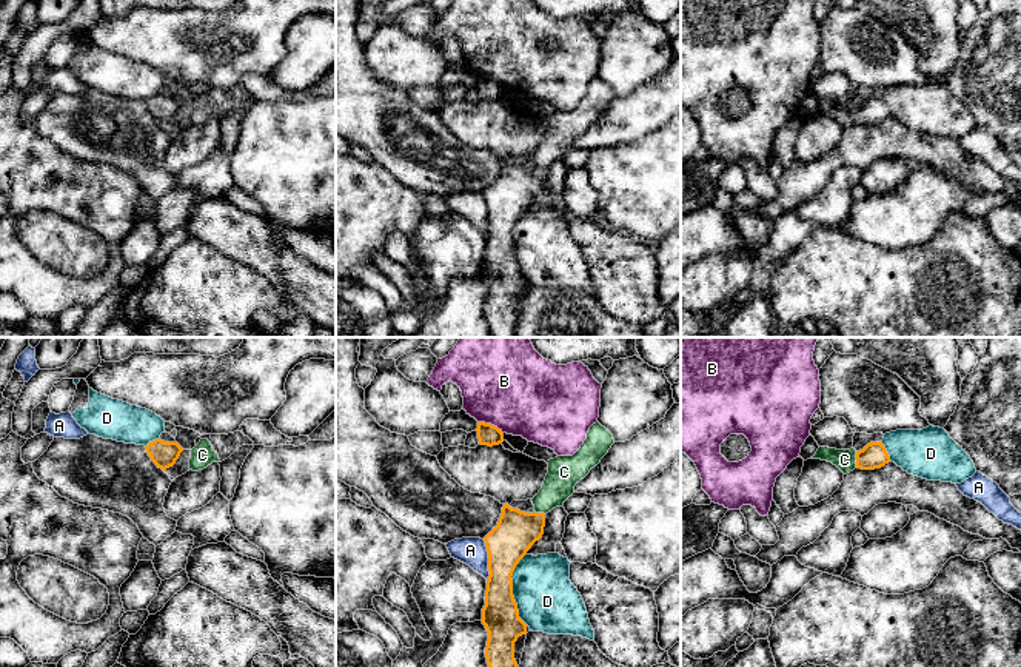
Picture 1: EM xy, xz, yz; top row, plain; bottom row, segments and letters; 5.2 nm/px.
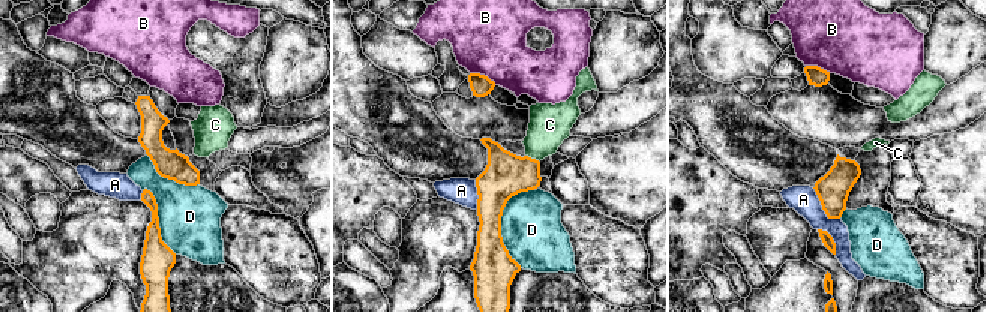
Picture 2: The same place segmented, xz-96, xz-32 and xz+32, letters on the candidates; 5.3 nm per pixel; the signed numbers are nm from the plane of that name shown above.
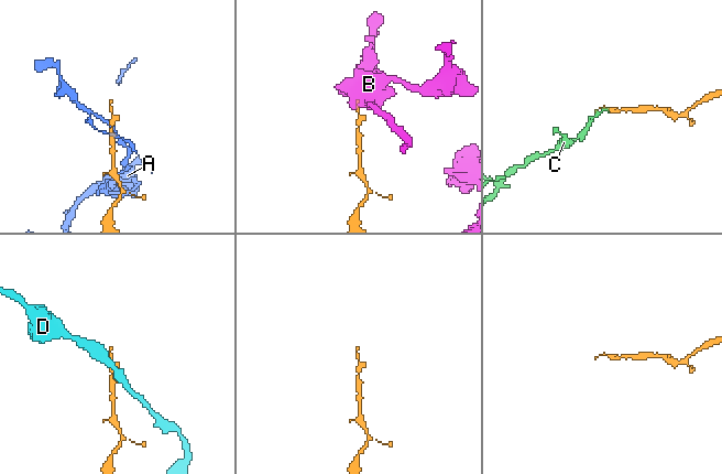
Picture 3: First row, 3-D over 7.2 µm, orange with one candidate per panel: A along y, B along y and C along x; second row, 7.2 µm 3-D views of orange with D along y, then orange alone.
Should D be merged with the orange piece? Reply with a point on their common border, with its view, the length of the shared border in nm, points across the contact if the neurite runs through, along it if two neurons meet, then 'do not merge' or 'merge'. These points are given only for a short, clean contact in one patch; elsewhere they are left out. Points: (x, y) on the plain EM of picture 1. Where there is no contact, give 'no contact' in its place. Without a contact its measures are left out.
xz (512, 244) | 380 nm | do not merge

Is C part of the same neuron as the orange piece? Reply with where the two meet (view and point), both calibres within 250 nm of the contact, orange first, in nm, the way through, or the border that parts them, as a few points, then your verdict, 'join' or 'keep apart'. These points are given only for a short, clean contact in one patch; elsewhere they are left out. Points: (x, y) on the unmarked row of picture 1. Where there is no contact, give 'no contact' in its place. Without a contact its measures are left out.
meets orange in yz at (856, 114); 140 nm thick on the orange side, 110 nm on the other; runs through yz (873, 110), (866, 114), (856, 114), (844, 114); join

